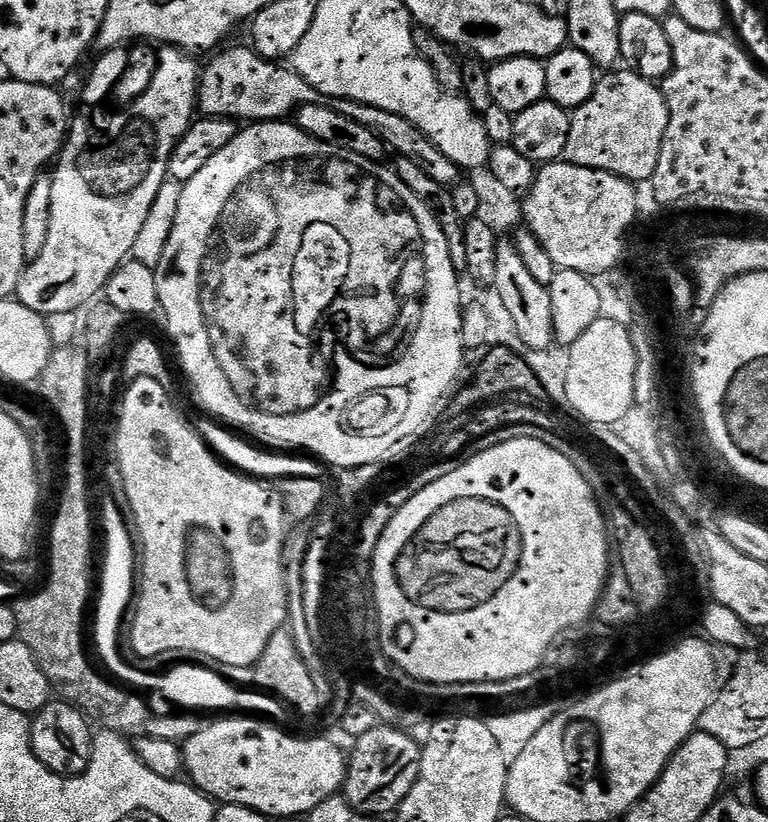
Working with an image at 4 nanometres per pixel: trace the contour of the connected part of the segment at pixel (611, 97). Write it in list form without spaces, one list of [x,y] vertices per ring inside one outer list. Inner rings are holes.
[[[612,70],[596,81],[594,94],[571,113],[570,138],[563,159],[633,182],[651,181],[658,166],[662,138],[668,125],[663,91],[653,81],[631,70]],[[609,75],[609,76],[608,76]]]

